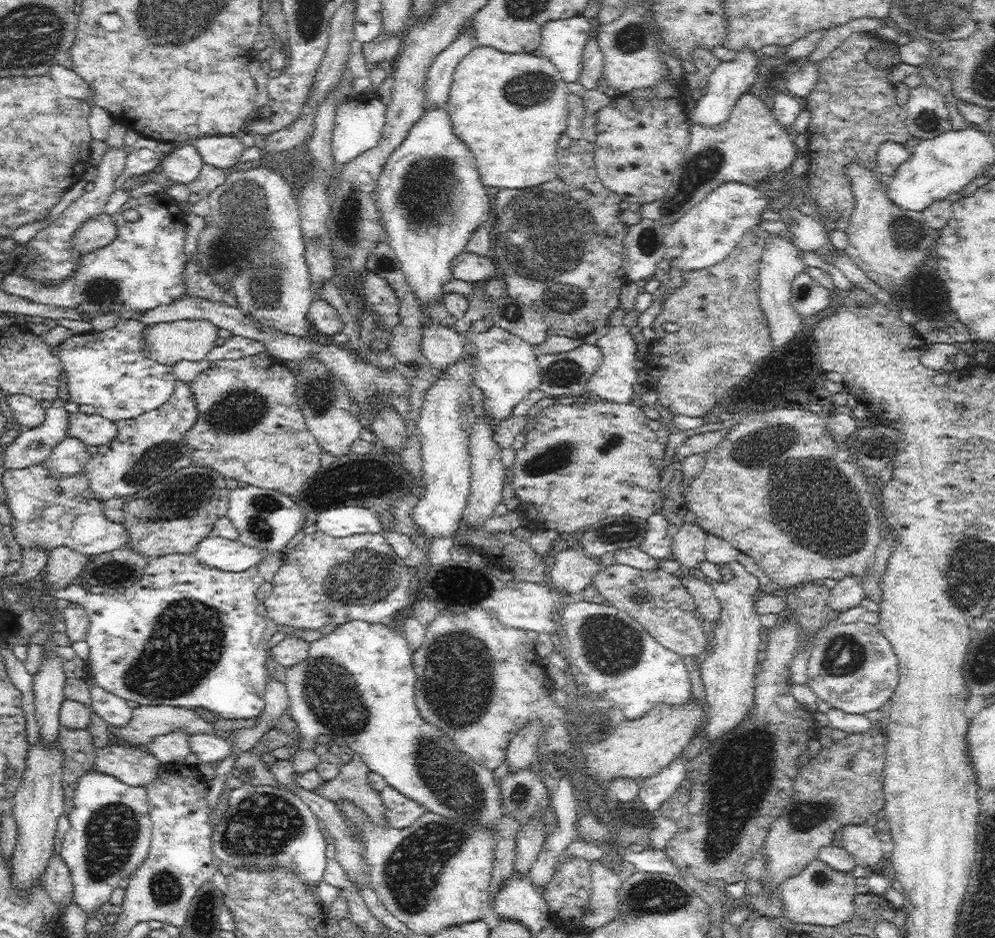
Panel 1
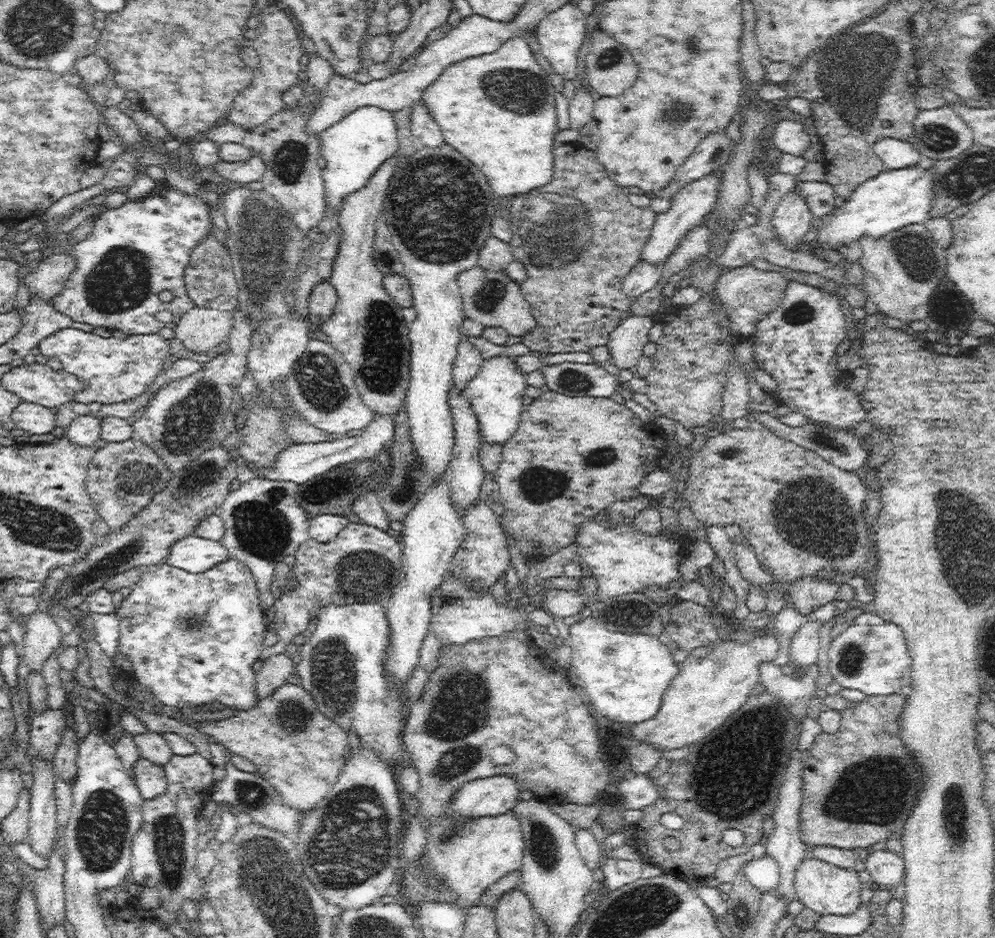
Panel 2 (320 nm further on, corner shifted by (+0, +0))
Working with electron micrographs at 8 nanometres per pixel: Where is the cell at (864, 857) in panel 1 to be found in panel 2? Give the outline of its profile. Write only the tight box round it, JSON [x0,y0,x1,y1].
[865,850,905,886]

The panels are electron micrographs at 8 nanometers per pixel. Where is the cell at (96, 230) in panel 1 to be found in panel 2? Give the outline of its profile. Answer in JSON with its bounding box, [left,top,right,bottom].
[25,253,76,303]

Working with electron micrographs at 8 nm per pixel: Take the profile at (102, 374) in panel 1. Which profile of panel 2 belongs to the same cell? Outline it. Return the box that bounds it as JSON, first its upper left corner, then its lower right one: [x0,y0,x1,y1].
[37,327,170,405]

